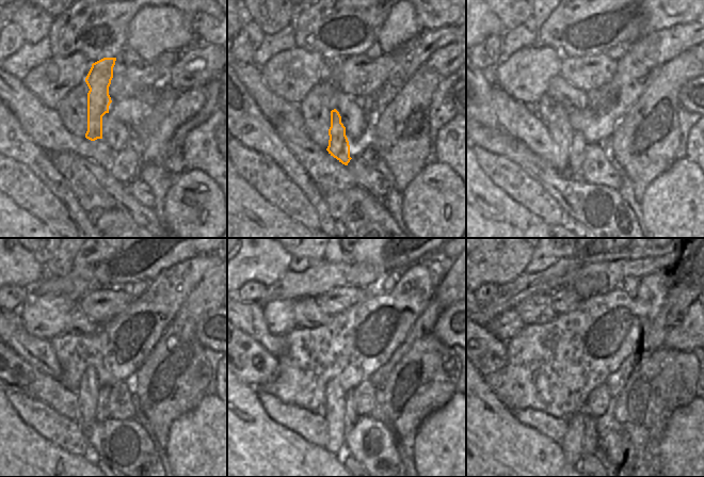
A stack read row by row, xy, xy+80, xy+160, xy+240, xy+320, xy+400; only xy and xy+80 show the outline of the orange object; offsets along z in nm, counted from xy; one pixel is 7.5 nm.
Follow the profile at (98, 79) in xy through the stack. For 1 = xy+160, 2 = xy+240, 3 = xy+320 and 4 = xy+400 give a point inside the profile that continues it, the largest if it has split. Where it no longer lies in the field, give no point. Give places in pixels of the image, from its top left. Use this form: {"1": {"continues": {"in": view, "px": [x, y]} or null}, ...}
{"1": {"continues": {"in": "xy+160", "px": [578, 148]}}, "2": {"continues": {"in": "xy+240", "px": [102, 403]}}, "3": {"continues": {"in": "xy+320", "px": [350, 419]}}, "4": {"continues": {"in": "xy+400", "px": [591, 440]}}}

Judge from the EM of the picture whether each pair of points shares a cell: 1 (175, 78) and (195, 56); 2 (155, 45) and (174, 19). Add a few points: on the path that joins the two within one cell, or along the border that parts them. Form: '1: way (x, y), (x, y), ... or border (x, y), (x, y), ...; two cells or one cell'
1: way (180, 73), (192, 61); one cell
2: way (155, 38), (168, 26); one cell

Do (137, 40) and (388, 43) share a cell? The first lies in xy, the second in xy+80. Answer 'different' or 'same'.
same

